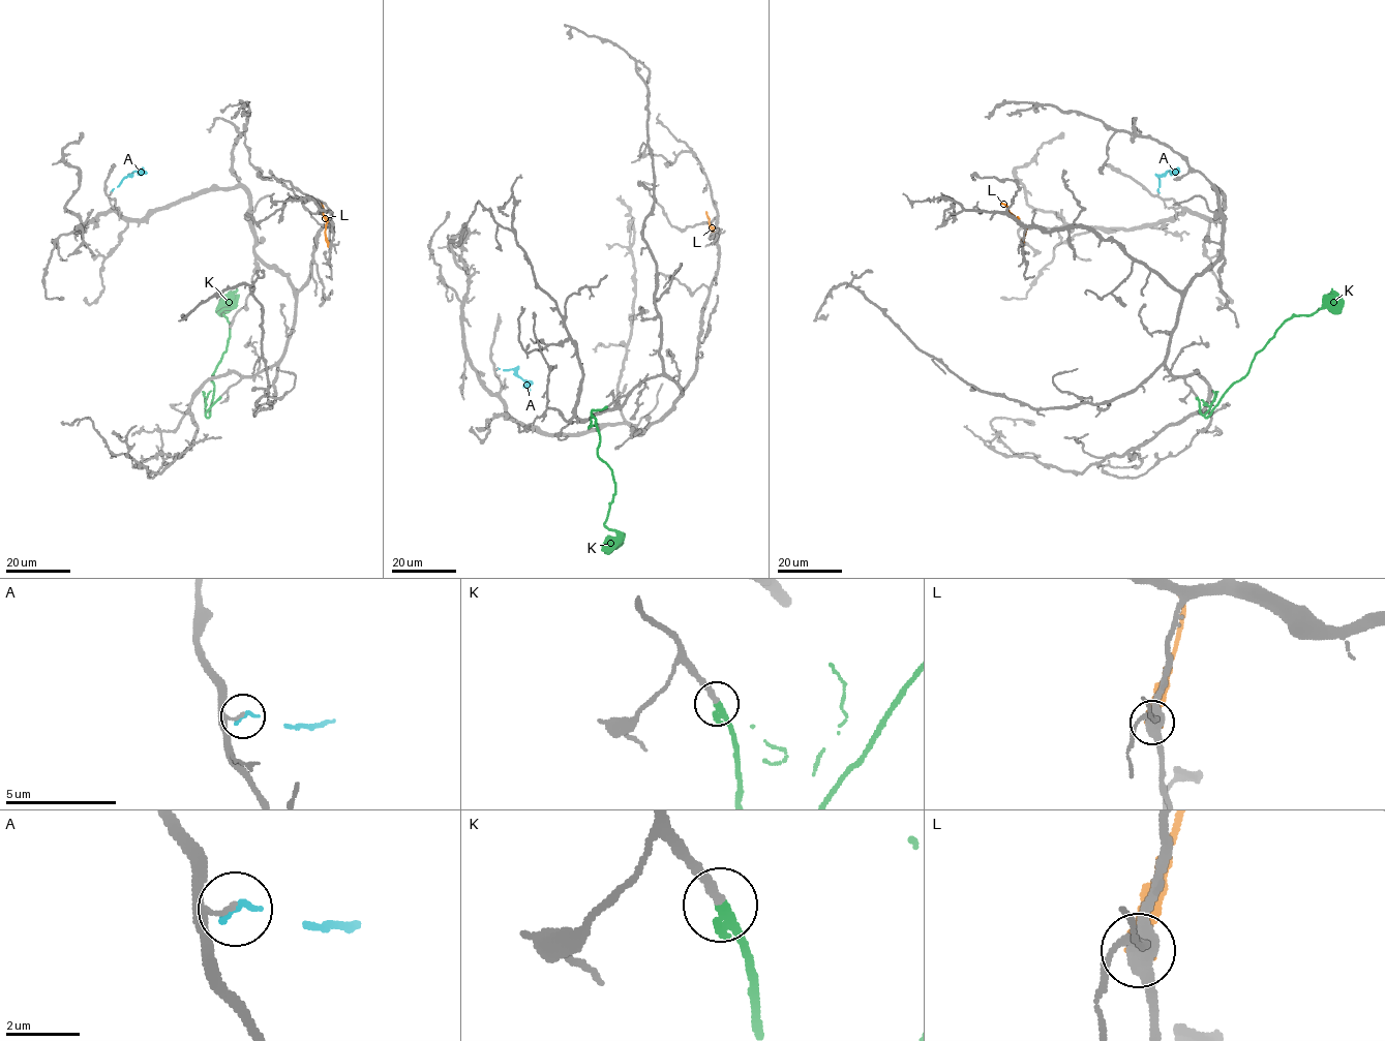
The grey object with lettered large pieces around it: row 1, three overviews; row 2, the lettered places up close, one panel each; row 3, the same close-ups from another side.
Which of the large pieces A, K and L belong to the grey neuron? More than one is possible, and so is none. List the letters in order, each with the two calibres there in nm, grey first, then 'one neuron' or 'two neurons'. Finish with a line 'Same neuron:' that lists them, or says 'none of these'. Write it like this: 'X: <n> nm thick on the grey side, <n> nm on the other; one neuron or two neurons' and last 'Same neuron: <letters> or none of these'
A: 100 nm thick on the grey side, 200 nm on the other; two neurons
K: 240 nm thick on the grey side, 320 nm on the other; one neuron
L: 360 nm thick on the grey side, 550 nm on the other; two neurons
Same neuron: K

